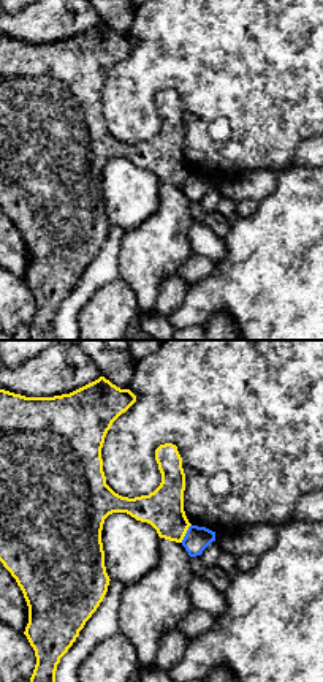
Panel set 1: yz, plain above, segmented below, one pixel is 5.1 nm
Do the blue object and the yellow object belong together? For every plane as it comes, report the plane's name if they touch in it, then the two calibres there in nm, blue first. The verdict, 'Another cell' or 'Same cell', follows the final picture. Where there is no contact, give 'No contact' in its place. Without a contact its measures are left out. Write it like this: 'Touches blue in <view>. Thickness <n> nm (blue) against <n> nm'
Touches blue in yz. Thickness 130 nm (blue) against 200 nm

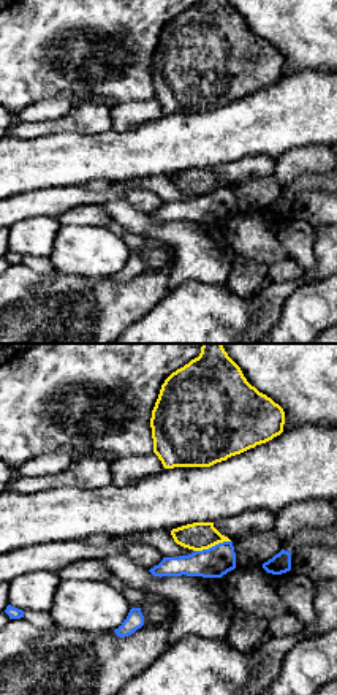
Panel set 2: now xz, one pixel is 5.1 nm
Touches blue in xz. Thickness 160 nm (blue) against 140 nm

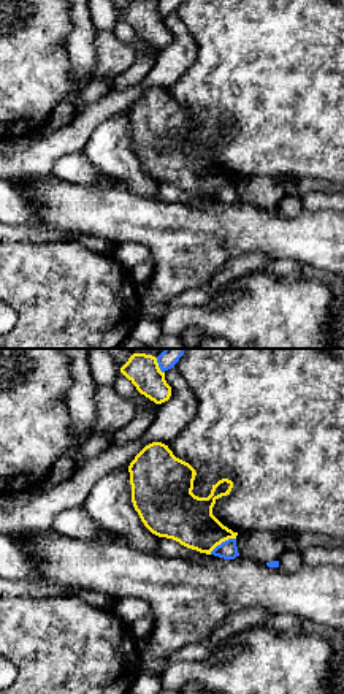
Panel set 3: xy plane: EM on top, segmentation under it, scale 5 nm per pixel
Touches blue in xy. Thickness 90 nm (blue) against 260 nm

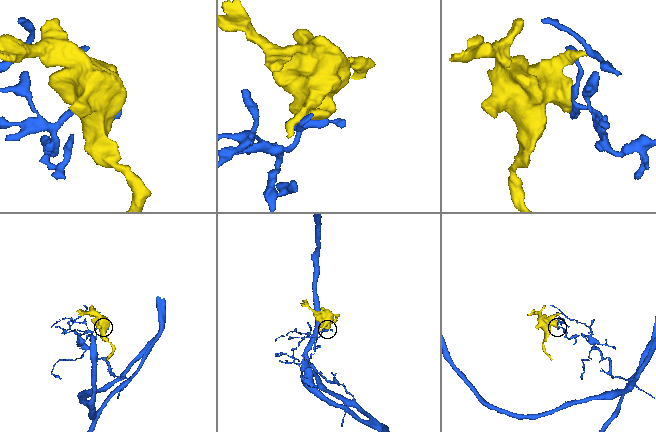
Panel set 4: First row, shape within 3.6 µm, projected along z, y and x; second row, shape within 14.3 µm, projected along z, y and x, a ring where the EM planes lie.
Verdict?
Another cell

